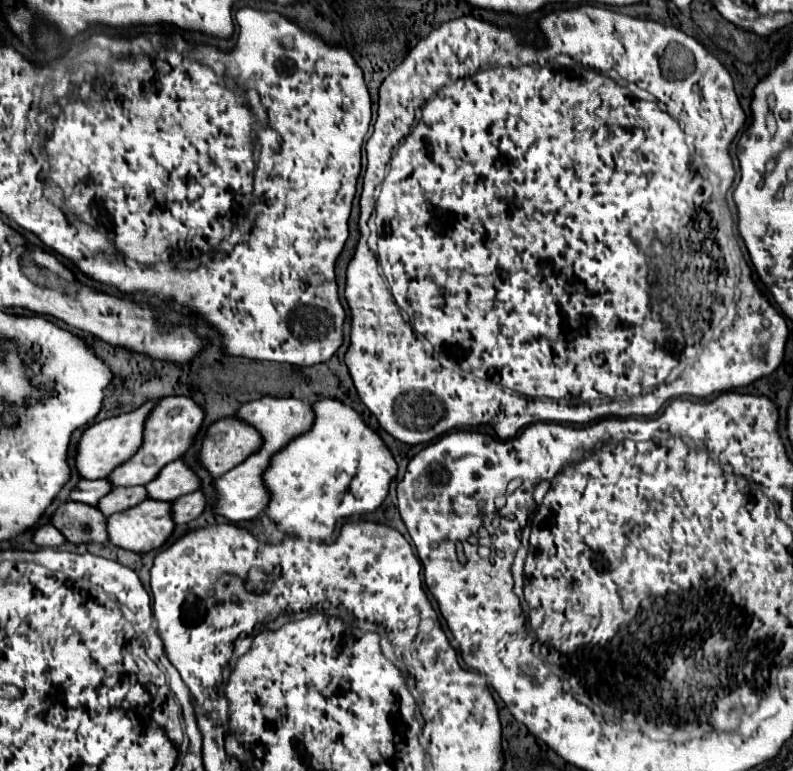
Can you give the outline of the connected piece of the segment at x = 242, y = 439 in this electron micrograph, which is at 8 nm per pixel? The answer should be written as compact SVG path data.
M234 417L218 419L204 433L198 463L212 477L220 477L240 465L256 447L260 447L260 435L256 435L254 427L238 423Z

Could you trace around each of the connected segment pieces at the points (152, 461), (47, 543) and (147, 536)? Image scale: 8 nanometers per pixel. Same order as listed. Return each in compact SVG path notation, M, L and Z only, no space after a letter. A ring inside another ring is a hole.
M190 397L158 399L154 409L148 413L148 417L144 421L144 439L142 439L140 449L108 475L110 485L112 487L128 487L128 485L150 483L164 465L168 465L170 461L176 461L192 445L192 439L198 433L202 419L204 419L204 411Z
M36 525L32 531L32 541L38 547L60 547L66 539L52 525Z
M146 499L138 503L136 507L130 507L126 511L120 511L116 515L110 515L106 519L106 531L108 531L108 541L114 547L128 549L134 553L148 553L152 549L158 549L164 545L164 541L170 537L174 523L172 517L168 515L170 503L156 503L152 499Z

